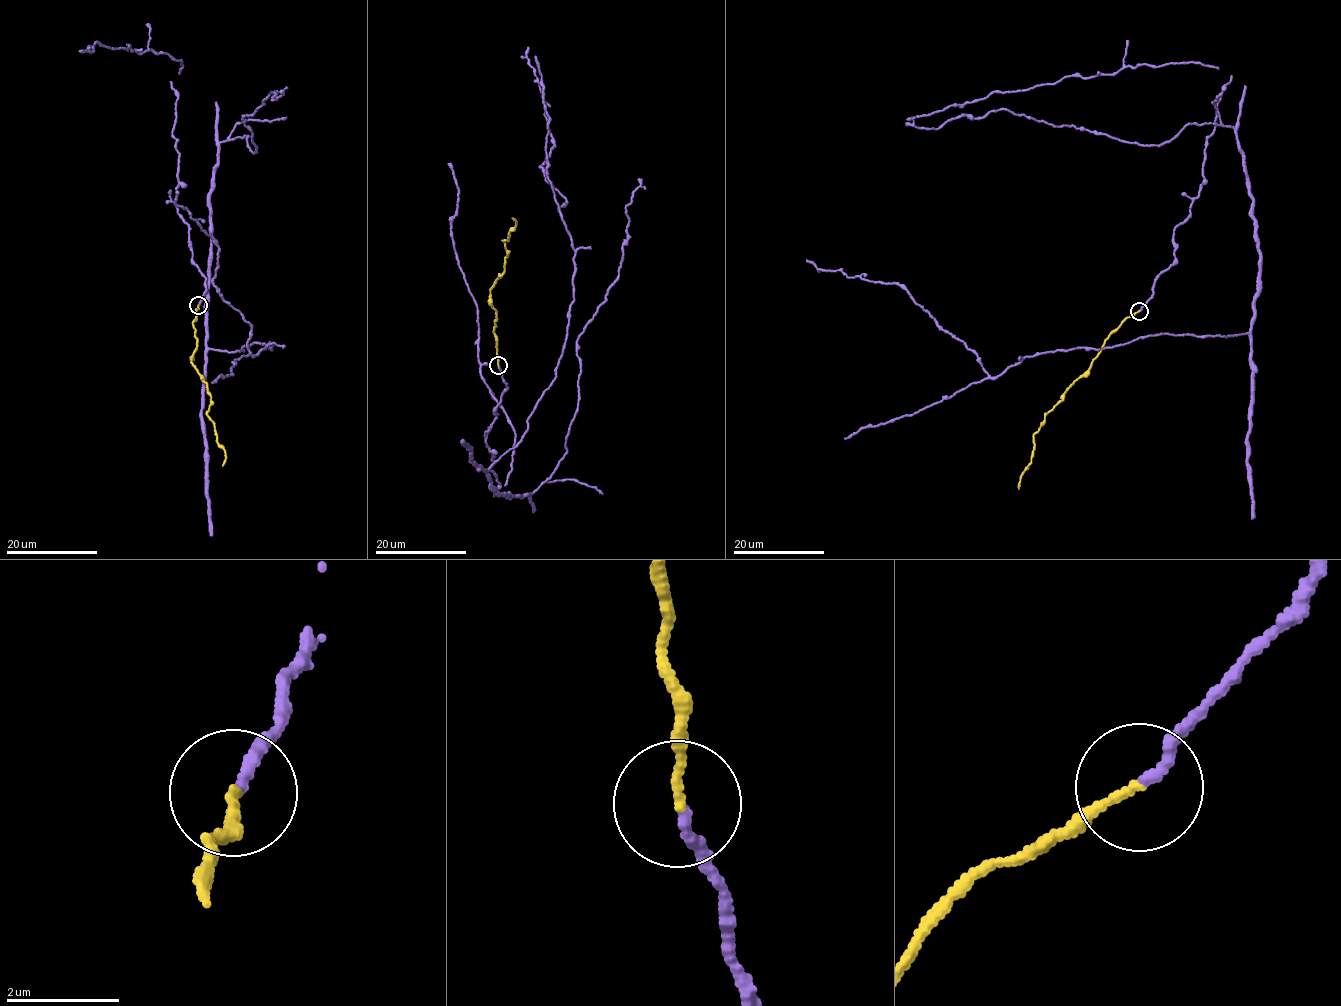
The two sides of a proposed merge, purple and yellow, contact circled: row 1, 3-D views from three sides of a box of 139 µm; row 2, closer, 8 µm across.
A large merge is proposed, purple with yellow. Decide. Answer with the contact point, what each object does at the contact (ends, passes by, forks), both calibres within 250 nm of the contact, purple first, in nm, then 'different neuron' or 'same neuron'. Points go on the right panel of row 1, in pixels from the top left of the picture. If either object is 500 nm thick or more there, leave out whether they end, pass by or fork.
at (1139, 311); purple ends there; yellow ends there; 200 nm thick on the purple side, 150 nm on the other; same neuron

